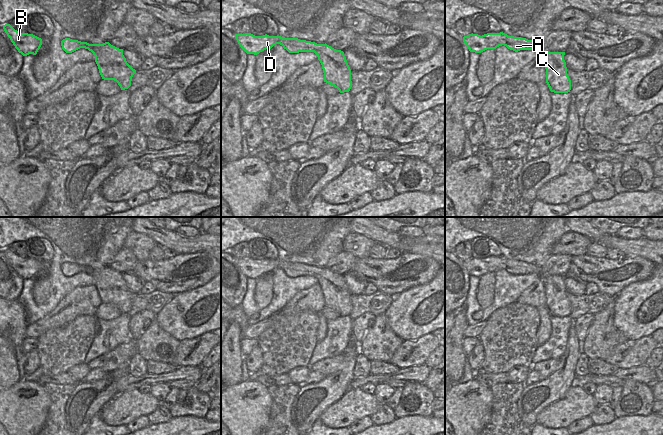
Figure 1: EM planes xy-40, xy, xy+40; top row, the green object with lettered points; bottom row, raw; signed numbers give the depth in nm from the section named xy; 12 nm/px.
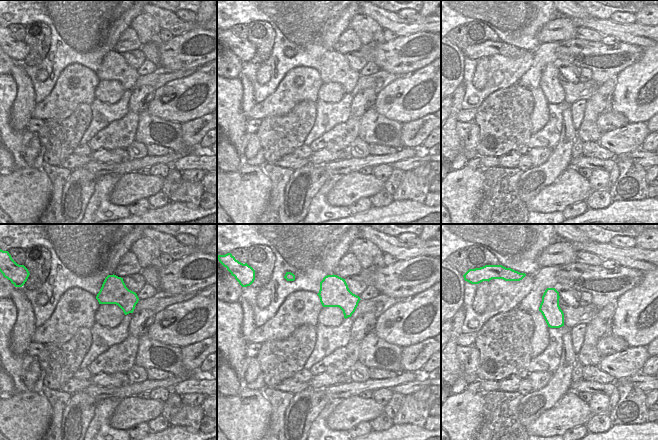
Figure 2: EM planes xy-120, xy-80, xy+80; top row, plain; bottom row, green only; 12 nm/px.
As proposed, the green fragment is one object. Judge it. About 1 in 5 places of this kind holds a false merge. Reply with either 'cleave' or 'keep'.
keep

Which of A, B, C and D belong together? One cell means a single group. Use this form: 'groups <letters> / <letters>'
groups A B C D

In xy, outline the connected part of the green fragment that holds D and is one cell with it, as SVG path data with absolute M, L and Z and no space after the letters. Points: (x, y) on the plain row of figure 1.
M251 257L235 258L240 271L247 278L257 279L280 268L289 277L314 276L320 285L324 297L324 306L334 310L340 317L349 316L352 311L351 293L347 287L344 276L336 274L325 268L300 264L298 262L285 262L281 260L255 260Z

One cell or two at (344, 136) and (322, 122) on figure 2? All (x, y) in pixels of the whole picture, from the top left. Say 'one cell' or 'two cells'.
two cells

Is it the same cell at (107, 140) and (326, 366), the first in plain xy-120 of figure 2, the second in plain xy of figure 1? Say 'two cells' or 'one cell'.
one cell

